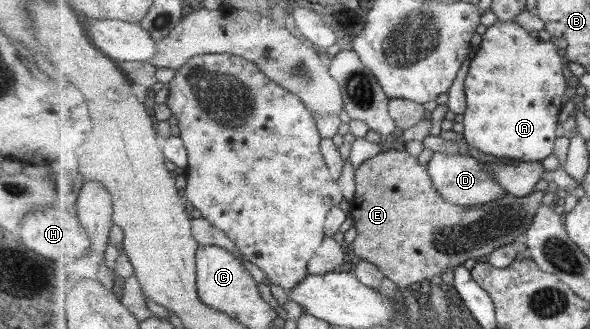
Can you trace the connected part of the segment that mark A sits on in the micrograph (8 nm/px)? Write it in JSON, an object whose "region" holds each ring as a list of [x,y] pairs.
{"region":[[[498,21],[494,26],[487,26],[482,36],[482,44],[473,55],[472,64],[469,68],[468,76],[465,80],[465,91],[467,94],[467,110],[464,114],[463,128],[464,136],[468,144],[478,149],[482,153],[490,154],[500,158],[510,158],[515,162],[536,162],[548,158],[554,152],[556,146],[556,138],[559,135],[558,116],[564,108],[564,92],[566,92],[566,84],[569,73],[566,71],[566,65],[562,65],[562,57],[566,57],[562,44],[554,39],[543,42],[538,38],[532,38],[530,32],[522,25],[510,21]]]}

